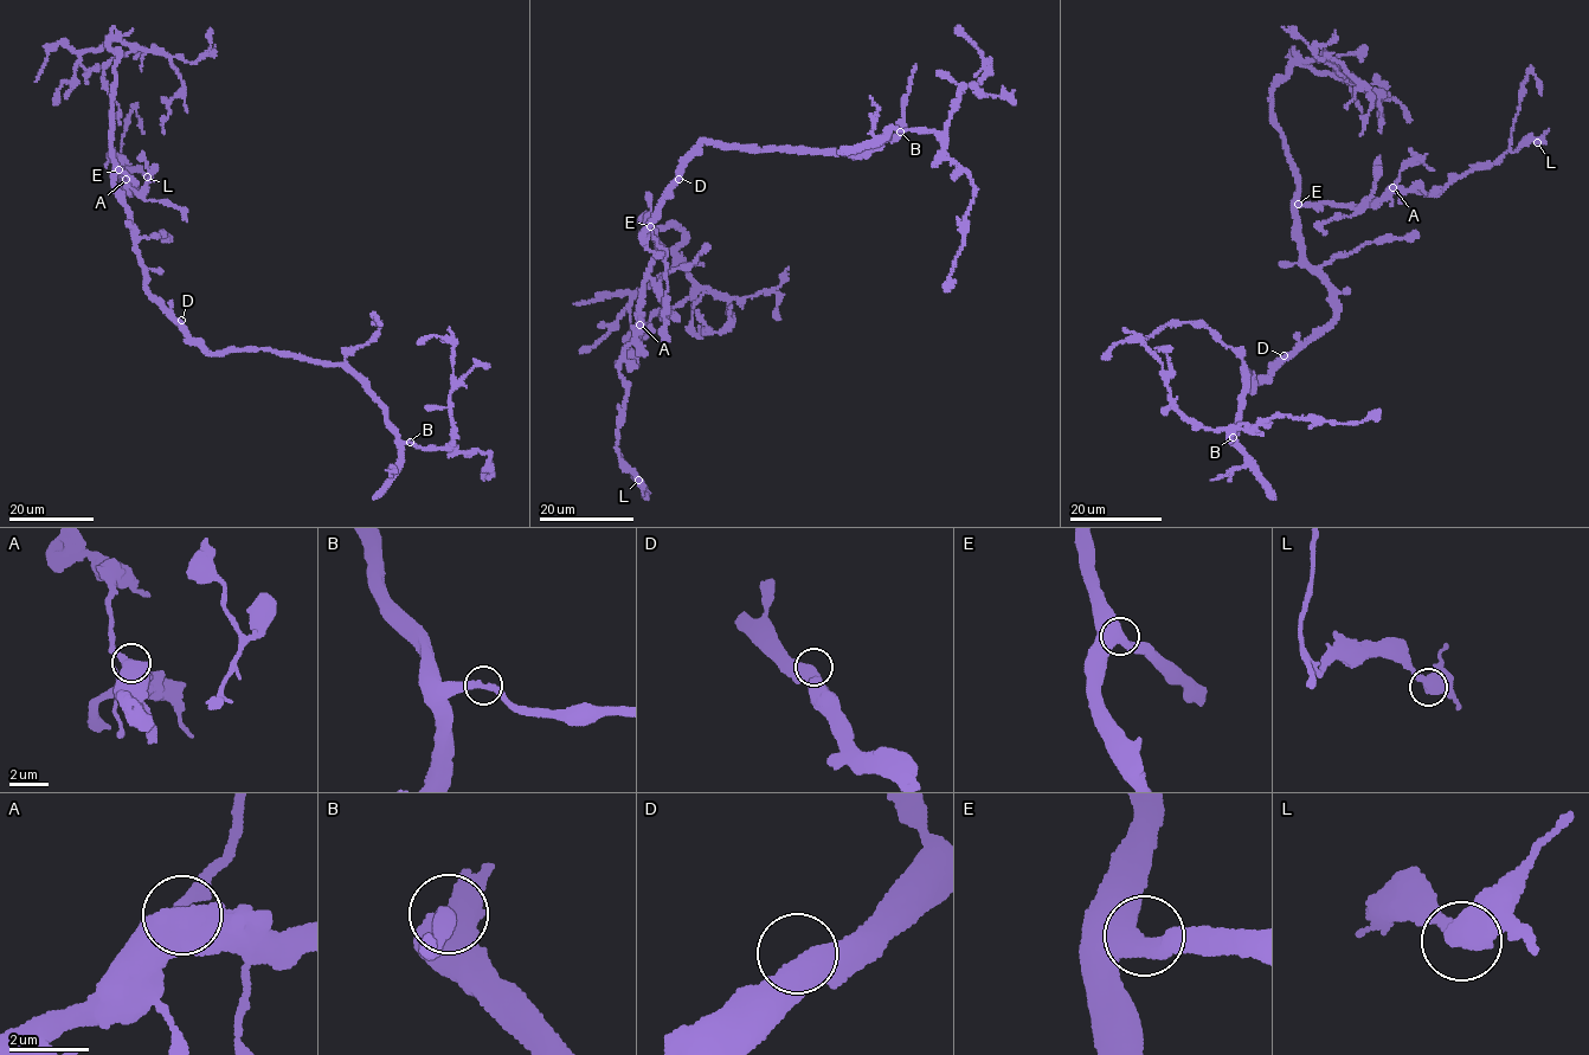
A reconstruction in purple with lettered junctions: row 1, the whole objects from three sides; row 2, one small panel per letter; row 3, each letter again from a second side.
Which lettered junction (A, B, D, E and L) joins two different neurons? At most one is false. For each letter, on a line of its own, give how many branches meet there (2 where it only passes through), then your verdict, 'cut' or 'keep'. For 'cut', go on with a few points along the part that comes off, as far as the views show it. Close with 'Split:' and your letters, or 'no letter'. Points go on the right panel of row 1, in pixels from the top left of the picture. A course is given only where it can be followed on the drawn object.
A: 2 branches meet; keep
B: 2 branches meet; keep
D: 2 branches meet; keep
E: 2 branches meet; keep
L: 2 branches meet; keep
Split: no letter

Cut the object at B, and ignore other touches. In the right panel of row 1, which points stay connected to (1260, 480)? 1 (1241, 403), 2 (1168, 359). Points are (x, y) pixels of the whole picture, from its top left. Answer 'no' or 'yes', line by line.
1: yes
2: no

